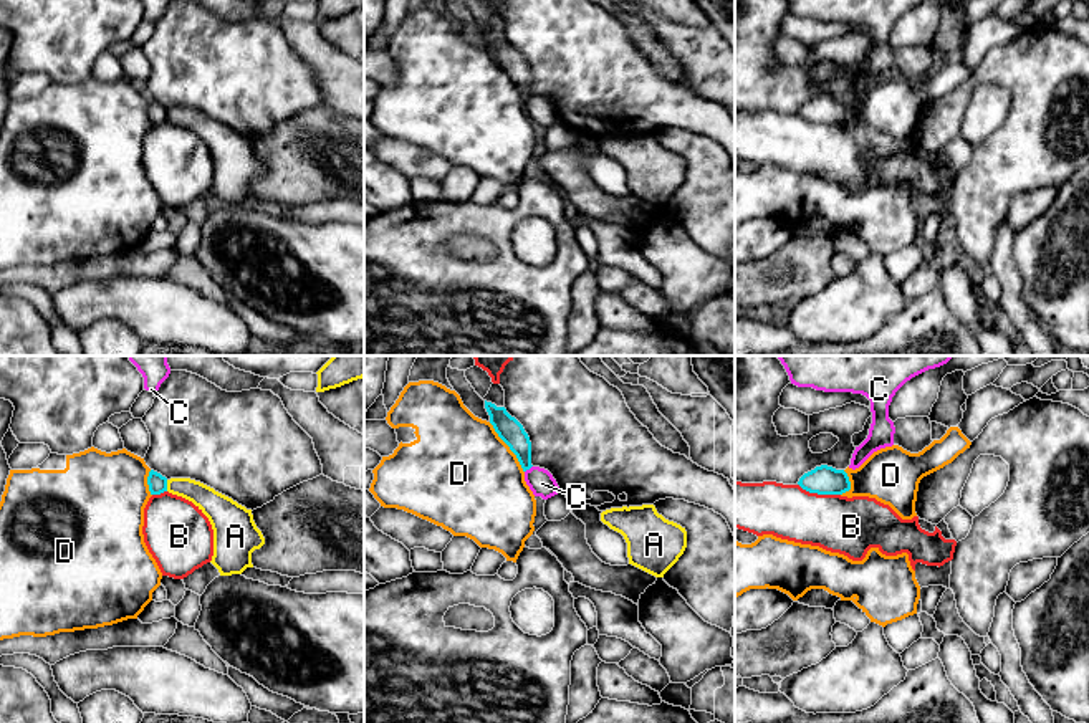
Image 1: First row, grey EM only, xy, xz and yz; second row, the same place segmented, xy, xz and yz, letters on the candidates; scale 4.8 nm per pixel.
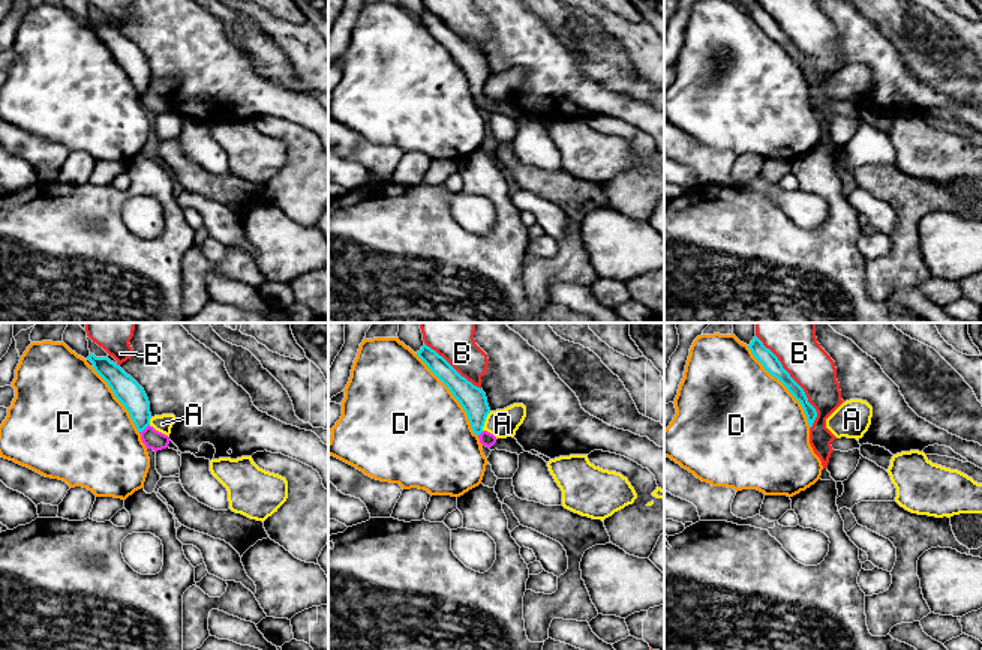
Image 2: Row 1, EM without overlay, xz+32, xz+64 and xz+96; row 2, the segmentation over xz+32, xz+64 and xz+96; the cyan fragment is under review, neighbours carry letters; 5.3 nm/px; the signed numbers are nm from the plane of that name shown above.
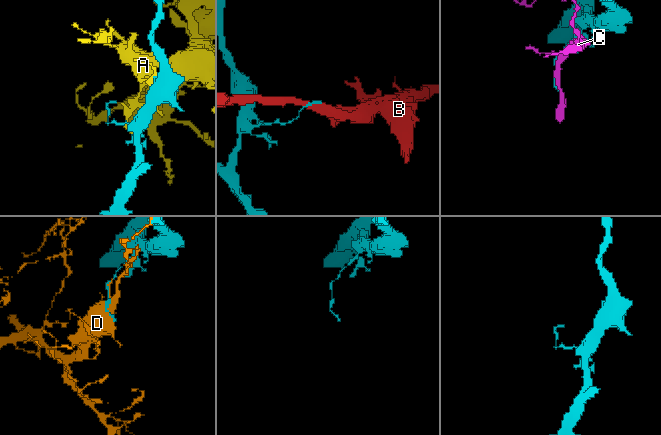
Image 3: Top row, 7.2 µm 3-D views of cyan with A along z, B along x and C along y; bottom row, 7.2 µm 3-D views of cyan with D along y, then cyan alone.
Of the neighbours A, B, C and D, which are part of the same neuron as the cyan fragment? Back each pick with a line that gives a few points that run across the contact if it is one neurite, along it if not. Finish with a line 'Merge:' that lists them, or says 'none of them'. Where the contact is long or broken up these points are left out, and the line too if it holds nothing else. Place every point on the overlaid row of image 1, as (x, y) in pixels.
Merge: none of them

